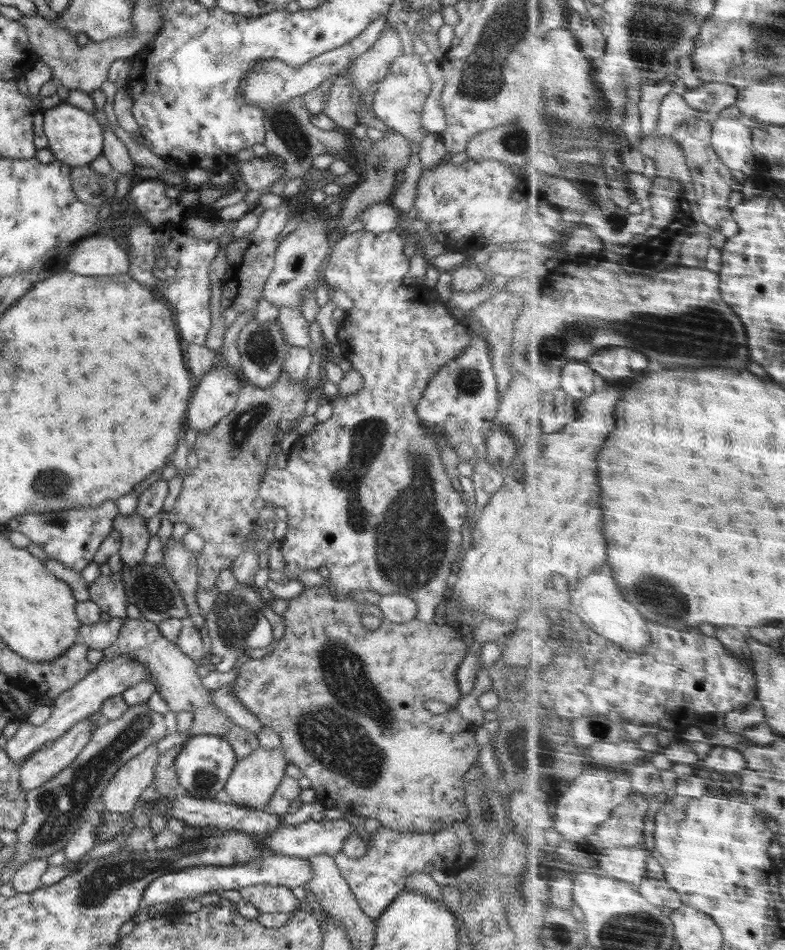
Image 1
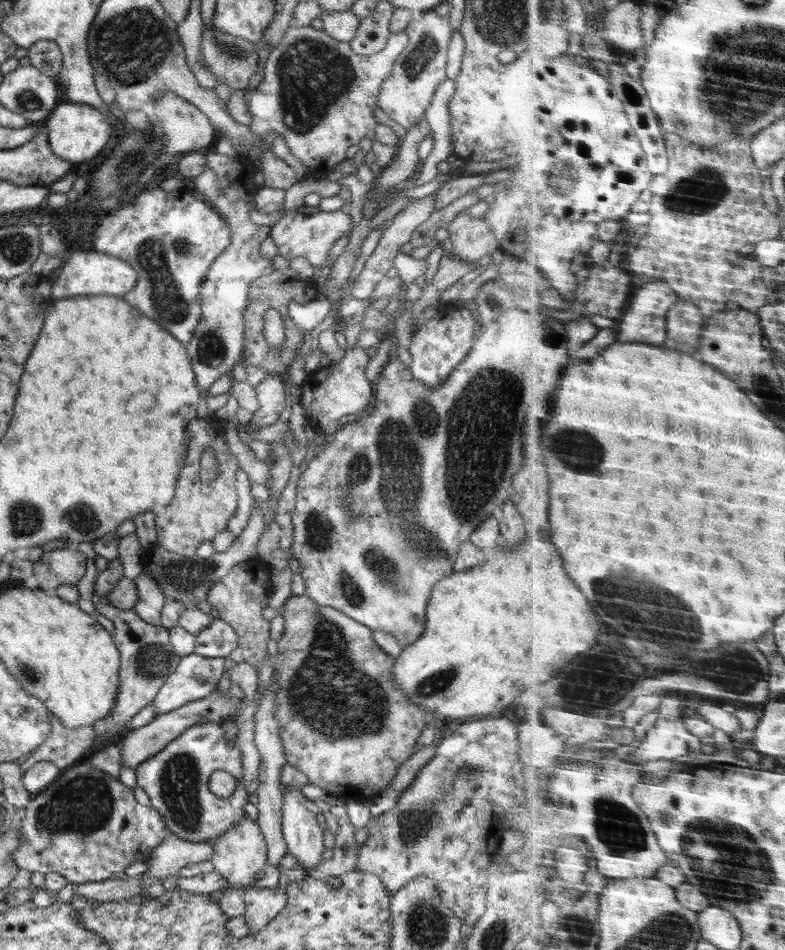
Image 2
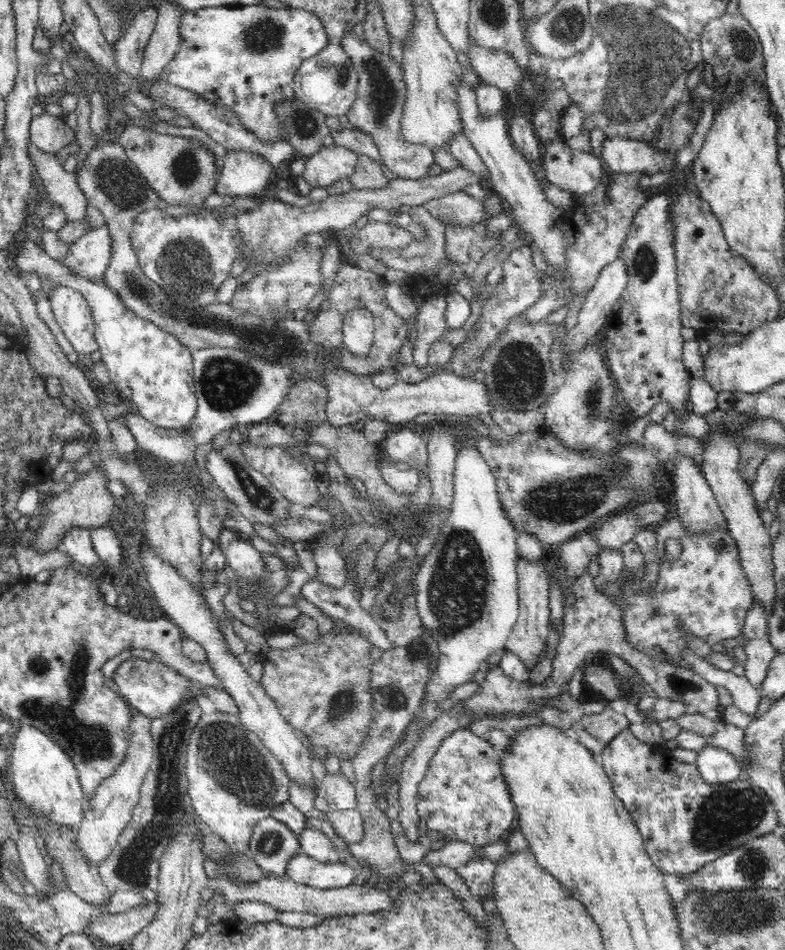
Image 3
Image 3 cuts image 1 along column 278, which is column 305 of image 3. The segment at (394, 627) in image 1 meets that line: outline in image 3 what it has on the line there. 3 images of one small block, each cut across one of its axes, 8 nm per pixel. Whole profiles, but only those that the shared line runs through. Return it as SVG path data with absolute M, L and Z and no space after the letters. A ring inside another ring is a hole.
M334 623L332 632L320 632L315 645L304 642L288 650L272 649L268 654L259 655L260 661L264 664L261 685L276 703L286 723L294 731L298 730L309 738L311 755L324 761L328 754L337 756L341 761L354 760L360 744L364 744L364 740L369 736L371 723L375 718L372 707L374 697L370 693L370 674L375 664L375 660L370 656L373 645L368 637L363 636L354 627L349 627L345 630Z

